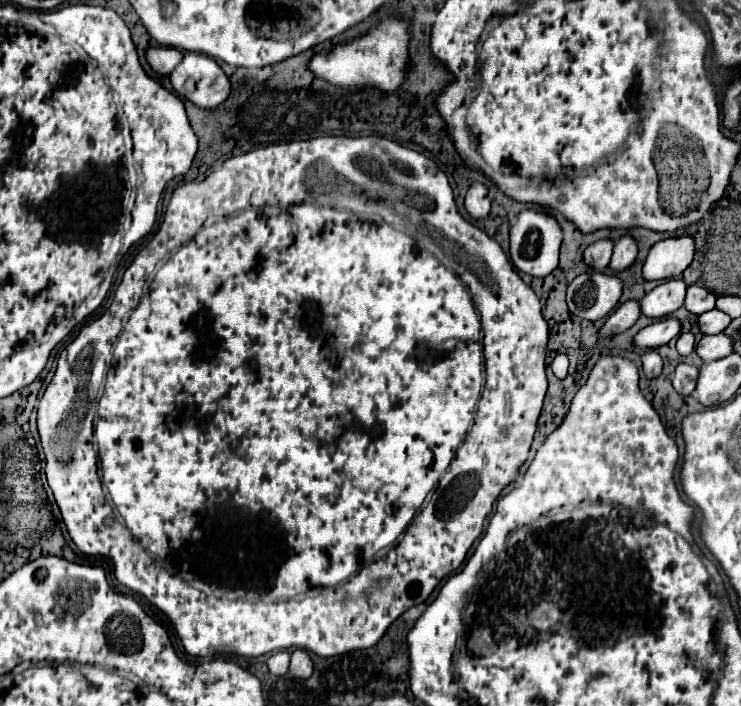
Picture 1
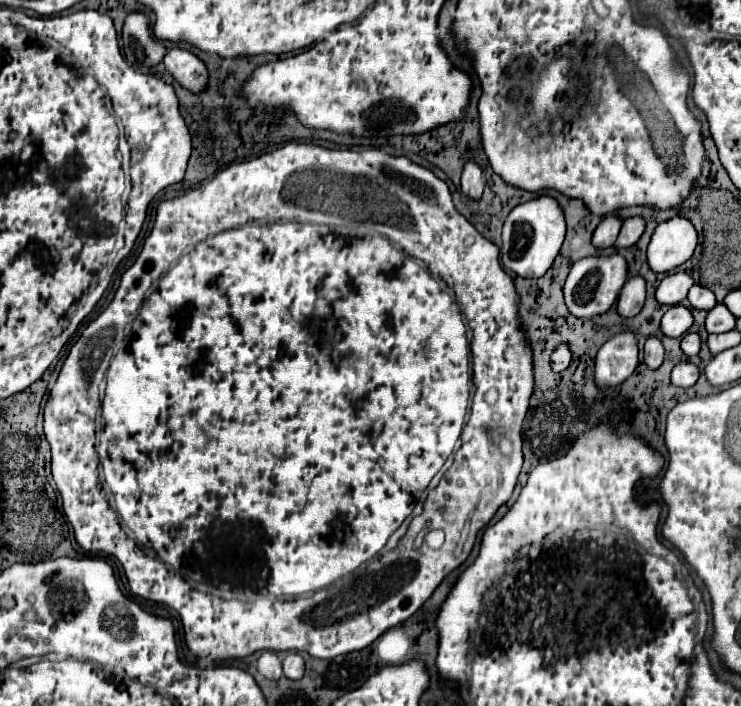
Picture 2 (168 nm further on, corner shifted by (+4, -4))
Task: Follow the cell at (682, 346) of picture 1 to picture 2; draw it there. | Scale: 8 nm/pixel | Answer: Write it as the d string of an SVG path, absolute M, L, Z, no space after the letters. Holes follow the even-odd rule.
M688 332L682 336L682 342L680 342L680 348L686 356L696 356L700 352L700 336L694 334L694 332Z

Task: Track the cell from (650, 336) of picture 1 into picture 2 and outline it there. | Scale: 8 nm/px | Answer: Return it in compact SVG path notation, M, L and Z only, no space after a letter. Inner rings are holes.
M676 304L672 306L660 322L660 332L668 338L680 338L692 326L692 314L686 306Z

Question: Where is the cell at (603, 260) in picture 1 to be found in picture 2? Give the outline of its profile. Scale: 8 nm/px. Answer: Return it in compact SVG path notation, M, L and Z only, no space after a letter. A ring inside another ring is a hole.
M606 216L606 218L598 224L598 228L596 228L594 236L592 236L592 246L594 246L594 248L600 248L600 250L610 248L610 246L614 244L618 232L620 232L620 226L622 226L622 222L620 222L618 218Z

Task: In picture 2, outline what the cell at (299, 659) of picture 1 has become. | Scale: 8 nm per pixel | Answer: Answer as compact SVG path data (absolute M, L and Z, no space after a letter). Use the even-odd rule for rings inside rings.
M300 654L284 656L284 676L290 680L300 680L304 676L304 660Z

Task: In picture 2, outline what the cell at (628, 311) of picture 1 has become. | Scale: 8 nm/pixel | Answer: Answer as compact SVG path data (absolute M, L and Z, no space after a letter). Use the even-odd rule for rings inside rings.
M640 276L630 278L624 284L622 292L620 292L620 298L618 298L618 314L622 318L634 318L642 310L644 298L646 298L646 282Z

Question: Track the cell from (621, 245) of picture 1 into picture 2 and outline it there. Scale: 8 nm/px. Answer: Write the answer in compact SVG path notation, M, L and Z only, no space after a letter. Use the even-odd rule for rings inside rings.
M630 218L630 220L626 220L626 222L622 224L622 230L620 230L618 238L616 238L614 248L616 248L616 250L632 248L632 246L640 240L642 232L644 232L644 220L642 220L642 218Z

